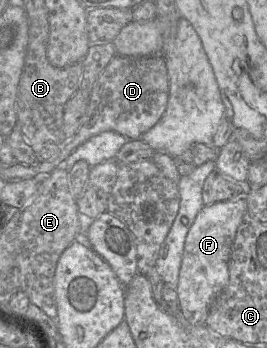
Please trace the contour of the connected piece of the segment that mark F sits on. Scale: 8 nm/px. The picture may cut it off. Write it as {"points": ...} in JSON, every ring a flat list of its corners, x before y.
{"points":[[246,196,203,206,187,234,176,292,180,310,194,324,206,324,213,301,229,283,232,245,247,211]]}

